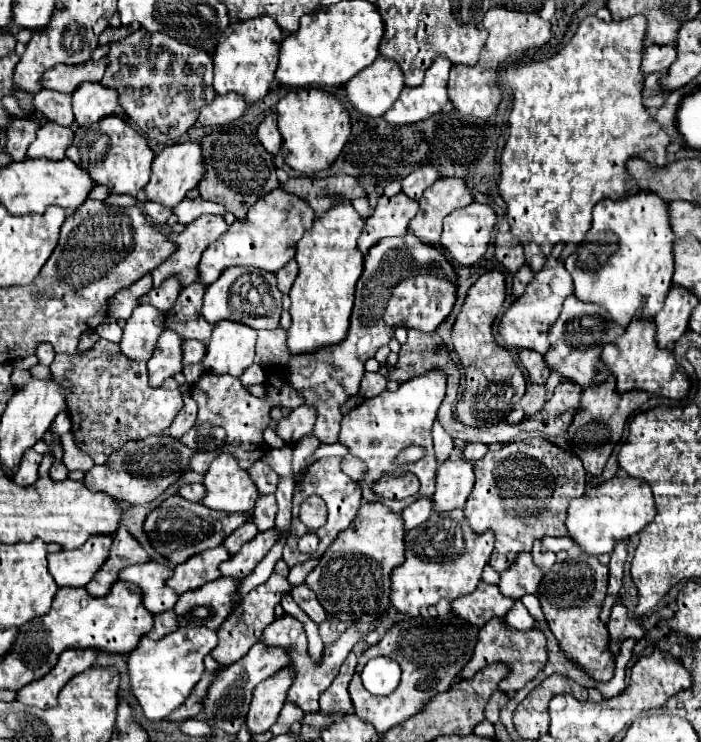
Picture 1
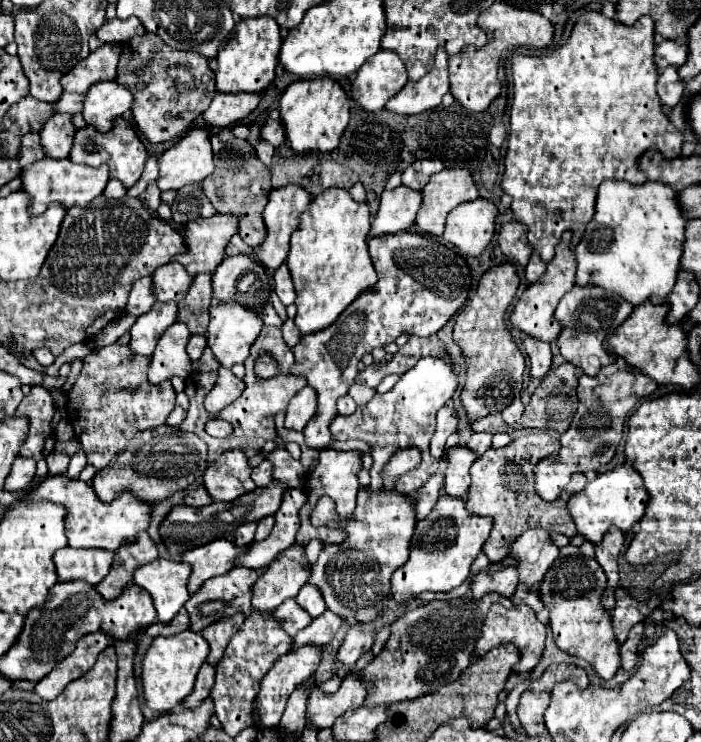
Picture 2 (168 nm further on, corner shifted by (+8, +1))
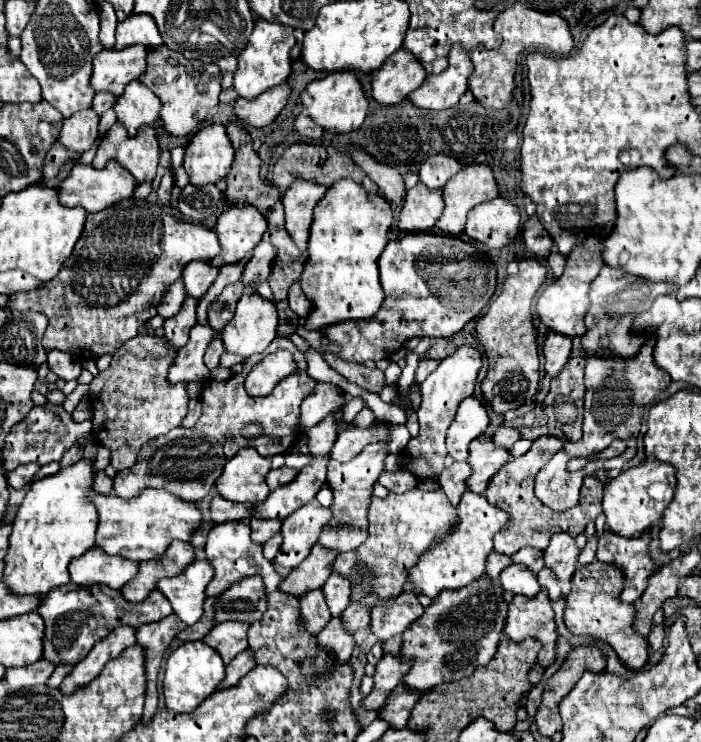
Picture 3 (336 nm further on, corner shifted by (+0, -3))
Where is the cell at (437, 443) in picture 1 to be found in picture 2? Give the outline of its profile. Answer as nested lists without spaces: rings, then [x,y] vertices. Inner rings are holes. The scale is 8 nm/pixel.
[[[443,406],[439,412],[437,412],[437,430],[433,434],[433,440],[431,440],[431,456],[435,458],[441,458],[443,456],[443,450],[445,450],[445,442],[447,438],[459,430],[459,418],[457,418],[457,412],[453,408],[447,408]]]

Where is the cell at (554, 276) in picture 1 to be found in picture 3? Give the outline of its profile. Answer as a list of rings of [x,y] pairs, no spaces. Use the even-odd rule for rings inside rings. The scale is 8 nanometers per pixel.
[[[587,236],[585,242],[581,246],[577,246],[569,256],[567,256],[567,264],[565,270],[561,274],[561,278],[557,278],[553,284],[549,284],[543,294],[537,300],[537,314],[539,314],[539,322],[545,324],[549,330],[575,338],[575,336],[583,336],[585,334],[585,314],[589,310],[589,284],[593,282],[593,278],[599,274],[601,270],[601,242],[597,236]]]

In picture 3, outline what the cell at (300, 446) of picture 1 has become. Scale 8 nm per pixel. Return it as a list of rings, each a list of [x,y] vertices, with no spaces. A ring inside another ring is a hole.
[[[317,500],[307,502],[291,516],[287,516],[281,526],[283,546],[275,556],[273,564],[281,564],[287,568],[299,566],[307,558],[311,546],[317,542],[323,524],[329,520],[331,512],[325,506],[321,506]]]

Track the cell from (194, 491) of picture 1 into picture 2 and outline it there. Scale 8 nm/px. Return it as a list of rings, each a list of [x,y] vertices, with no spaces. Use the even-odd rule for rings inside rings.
[[[197,488],[197,490],[191,490],[187,496],[185,496],[185,504],[187,506],[193,506],[193,508],[203,508],[207,504],[211,504],[211,496],[205,492],[205,488]]]

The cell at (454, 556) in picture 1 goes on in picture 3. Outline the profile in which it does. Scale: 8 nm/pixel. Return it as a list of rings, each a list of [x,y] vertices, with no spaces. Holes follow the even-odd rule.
[[[465,492],[459,502],[459,522],[443,536],[439,544],[433,544],[419,562],[409,570],[409,582],[413,584],[415,594],[425,594],[429,598],[439,596],[441,590],[457,590],[485,574],[485,560],[493,550],[493,536],[507,524],[509,516],[491,506],[485,496]]]

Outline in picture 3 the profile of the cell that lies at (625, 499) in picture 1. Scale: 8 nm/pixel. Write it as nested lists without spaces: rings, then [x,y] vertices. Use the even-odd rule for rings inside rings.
[[[643,462],[635,468],[621,472],[617,478],[611,478],[603,490],[603,514],[607,518],[609,532],[617,536],[639,536],[651,524],[661,518],[661,512],[673,500],[675,490],[675,472],[667,464]]]

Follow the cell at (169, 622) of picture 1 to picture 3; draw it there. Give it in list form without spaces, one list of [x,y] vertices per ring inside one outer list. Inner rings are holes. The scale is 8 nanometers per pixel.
[[[207,598],[205,600],[205,604],[203,604],[203,616],[201,616],[201,620],[197,622],[197,624],[193,624],[193,626],[189,626],[189,628],[185,628],[177,638],[181,638],[181,640],[203,640],[203,636],[213,628],[213,624],[215,624],[215,620],[213,620],[213,602],[215,602],[217,598]]]

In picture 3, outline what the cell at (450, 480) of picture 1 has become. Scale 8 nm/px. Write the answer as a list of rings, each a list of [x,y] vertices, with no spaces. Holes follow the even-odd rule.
[[[473,440],[469,444],[469,466],[471,466],[471,476],[467,478],[467,488],[475,494],[483,494],[489,482],[489,476],[497,472],[505,462],[509,460],[507,448],[499,448],[489,444],[481,444],[479,440]]]

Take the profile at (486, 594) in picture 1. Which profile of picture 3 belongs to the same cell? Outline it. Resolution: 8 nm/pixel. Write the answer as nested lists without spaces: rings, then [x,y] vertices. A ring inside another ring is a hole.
[[[511,564],[501,572],[501,584],[507,592],[535,596],[541,588],[537,584],[537,576],[523,564]]]

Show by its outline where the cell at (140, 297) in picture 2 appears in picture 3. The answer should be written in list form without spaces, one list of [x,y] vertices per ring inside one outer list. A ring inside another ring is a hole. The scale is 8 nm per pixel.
[[[175,280],[169,286],[169,290],[163,294],[161,302],[157,304],[157,314],[161,318],[167,318],[167,316],[177,314],[179,308],[181,308],[181,304],[183,304],[183,300],[185,300],[185,288],[183,288],[181,280]]]

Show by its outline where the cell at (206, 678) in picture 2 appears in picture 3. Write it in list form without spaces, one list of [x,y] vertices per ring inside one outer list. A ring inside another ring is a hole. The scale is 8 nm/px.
[[[249,650],[241,652],[241,654],[225,668],[225,678],[223,678],[223,682],[221,682],[220,690],[231,688],[233,684],[237,684],[253,666],[255,666],[255,664],[253,664],[251,652],[249,652]]]

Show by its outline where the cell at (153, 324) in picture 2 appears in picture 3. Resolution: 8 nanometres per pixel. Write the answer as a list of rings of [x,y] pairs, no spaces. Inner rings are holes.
[[[187,296],[181,310],[163,322],[163,338],[169,346],[181,348],[189,338],[189,328],[195,324],[197,298]]]

